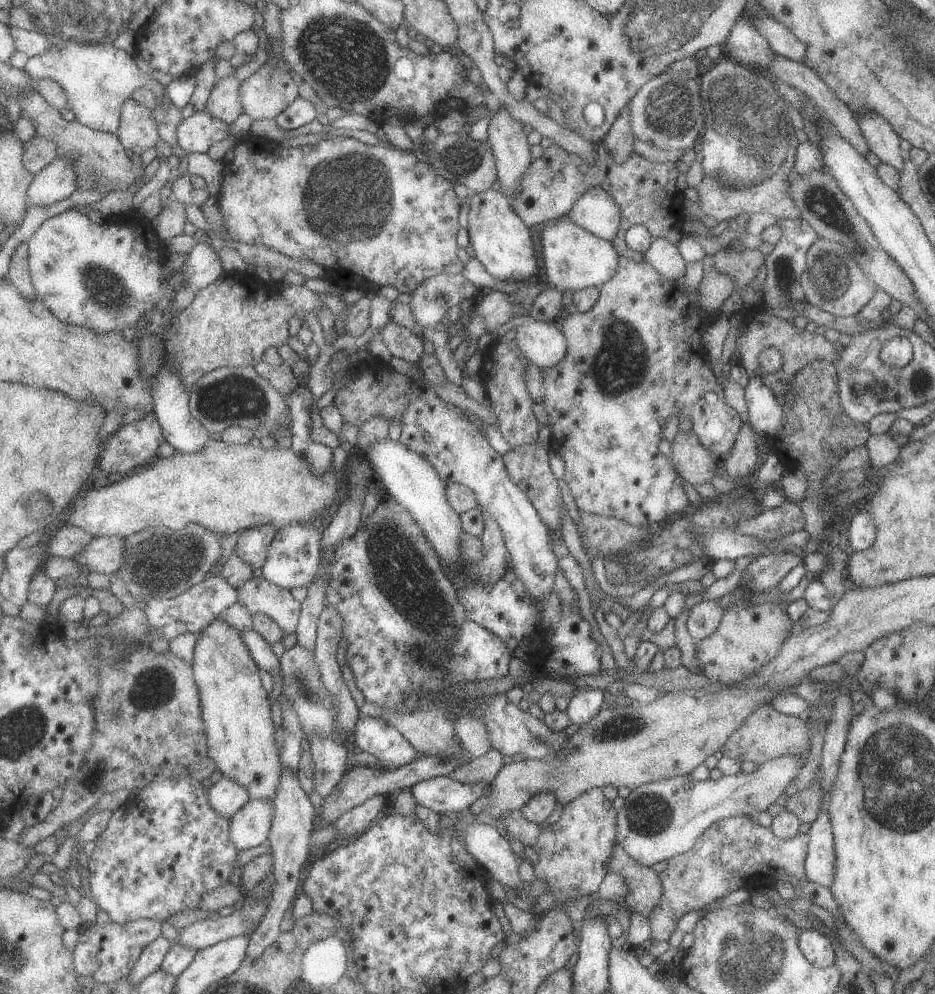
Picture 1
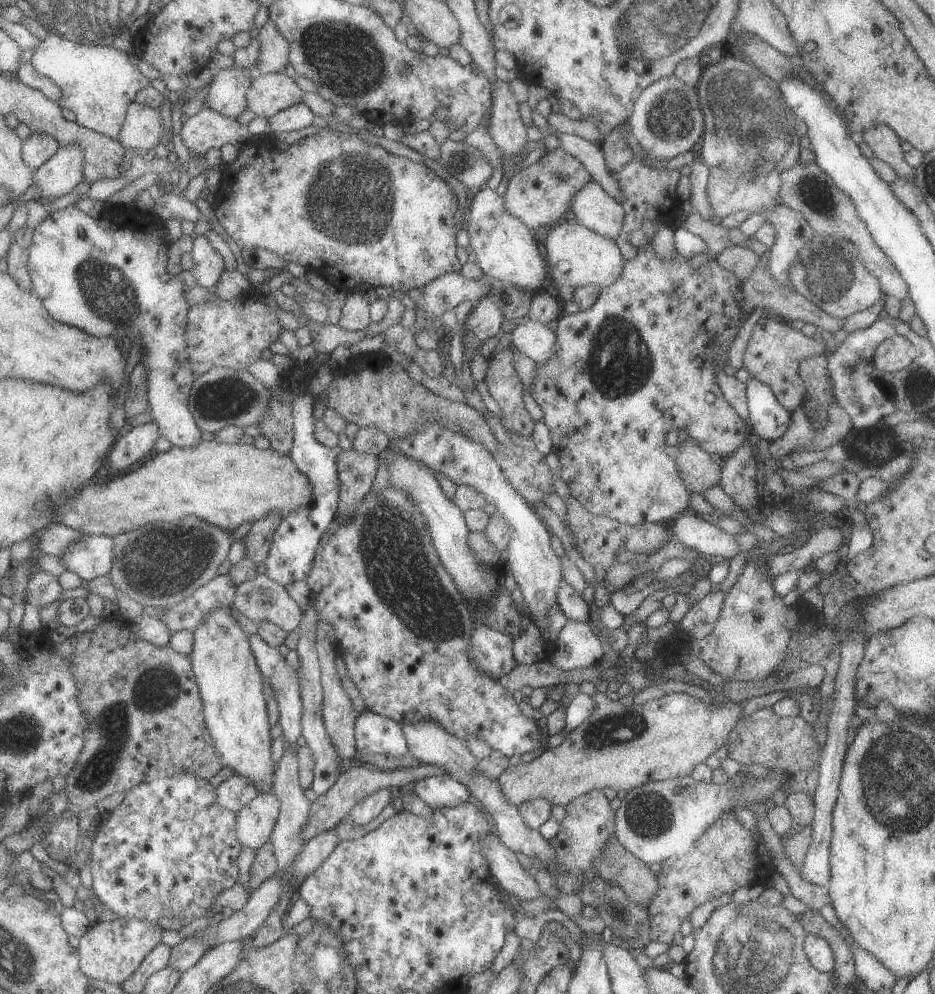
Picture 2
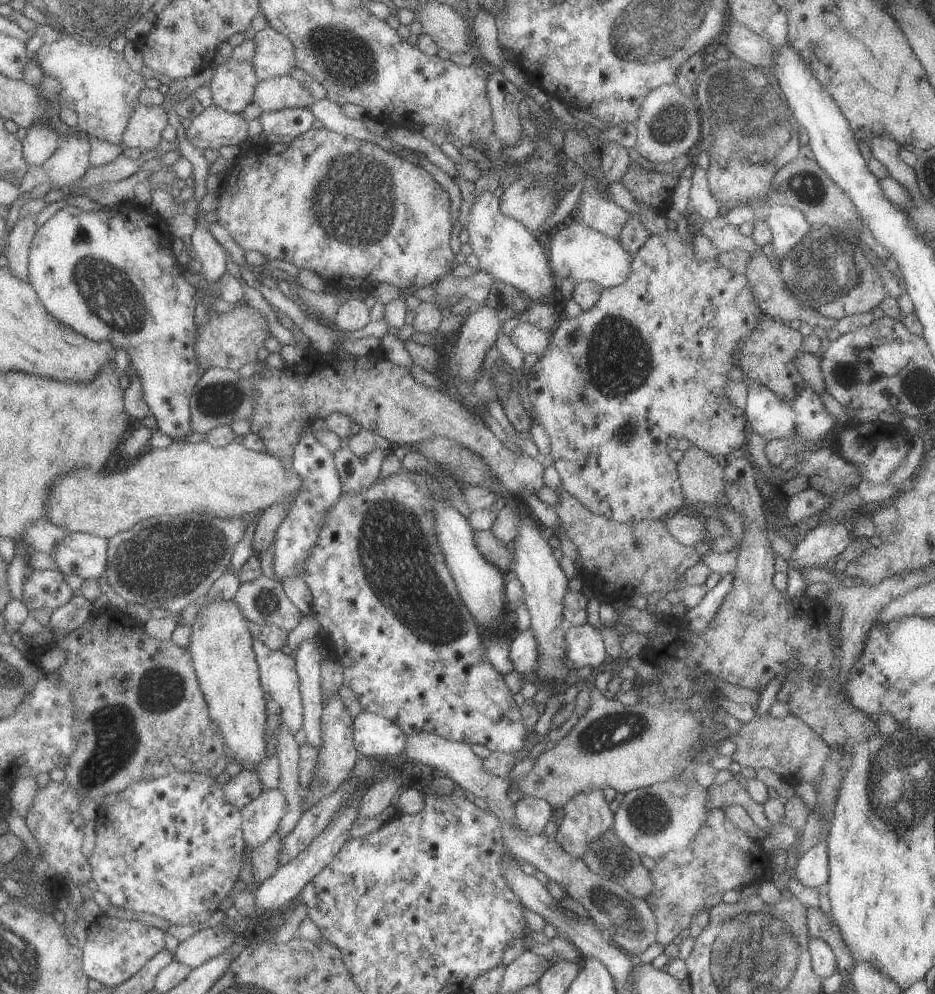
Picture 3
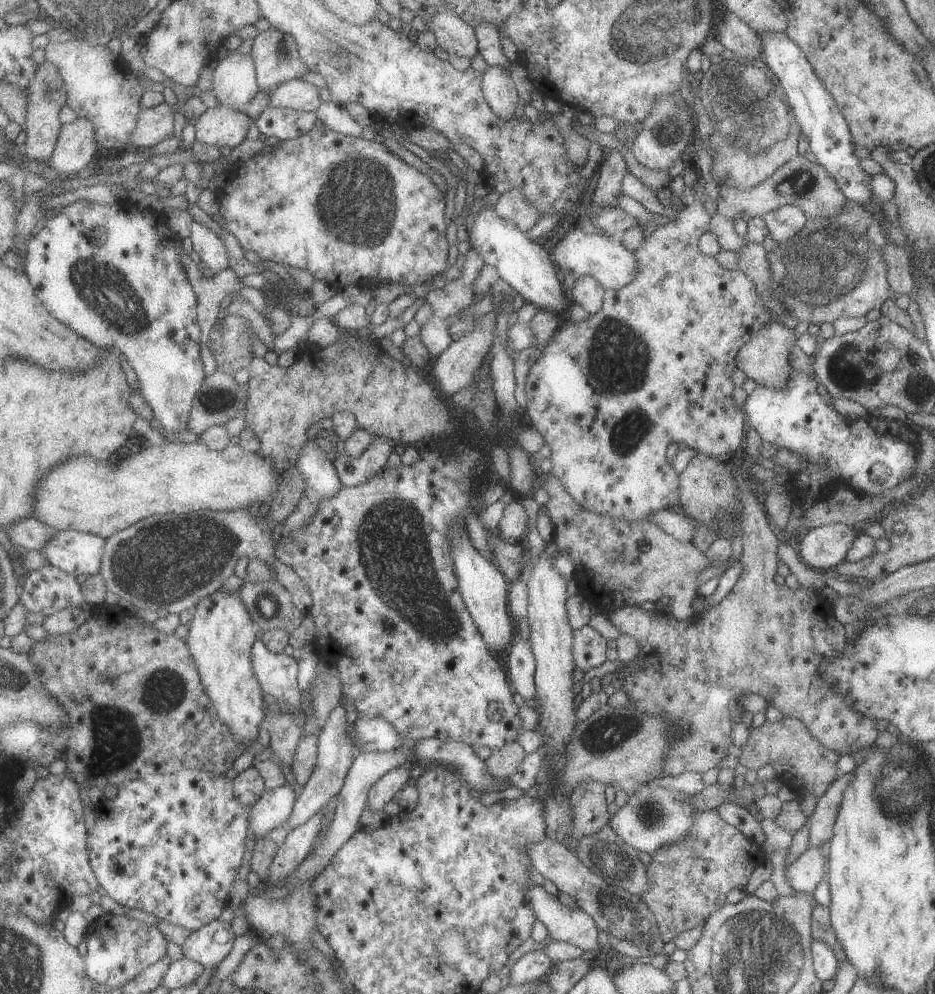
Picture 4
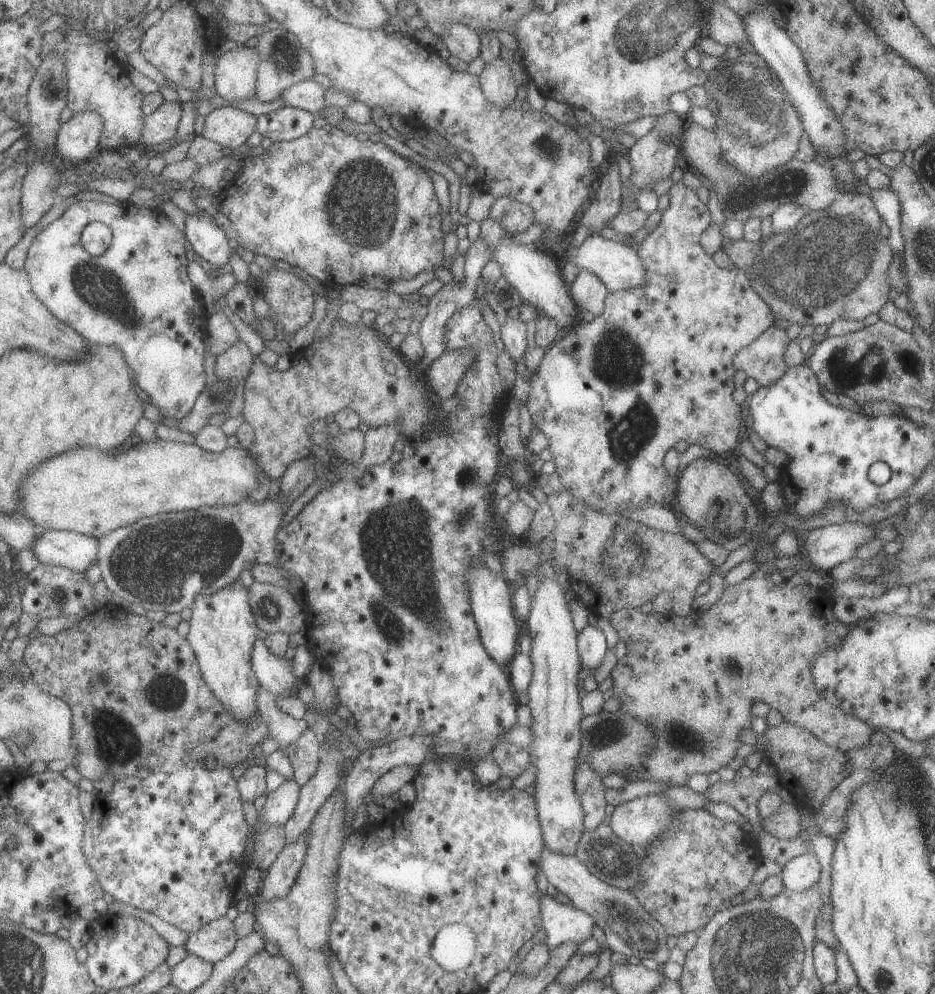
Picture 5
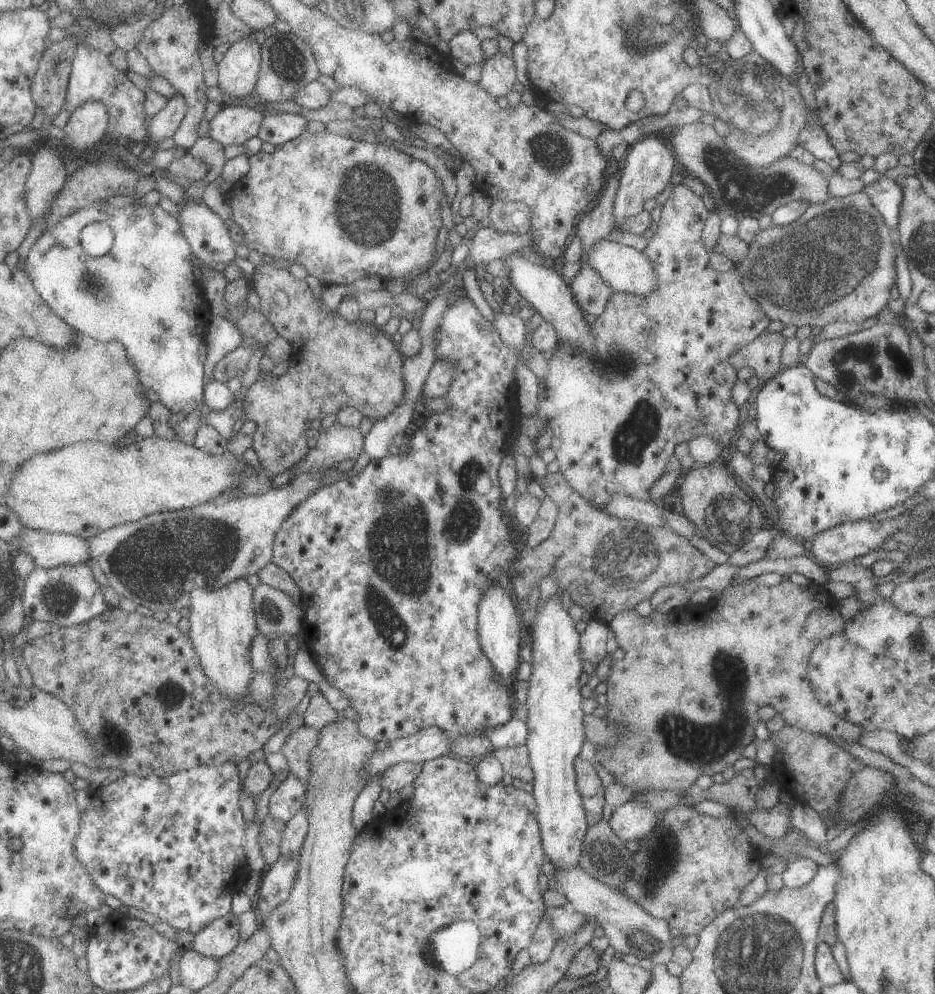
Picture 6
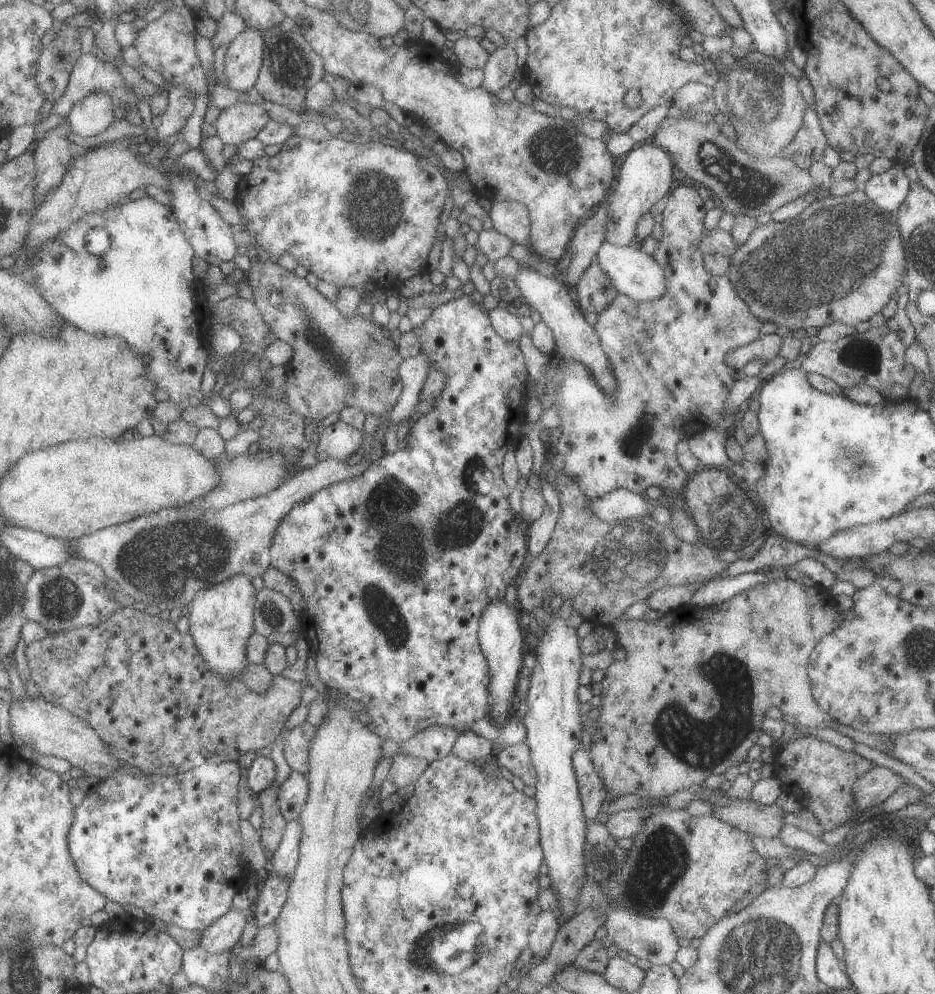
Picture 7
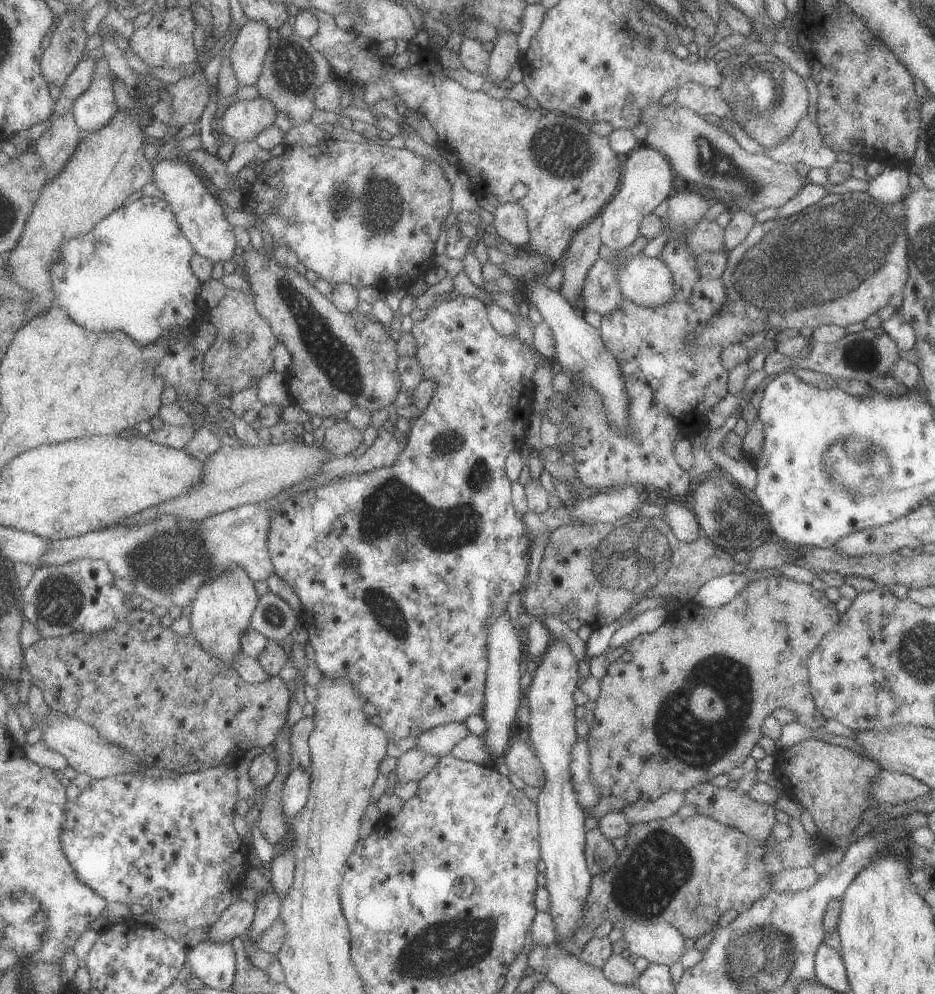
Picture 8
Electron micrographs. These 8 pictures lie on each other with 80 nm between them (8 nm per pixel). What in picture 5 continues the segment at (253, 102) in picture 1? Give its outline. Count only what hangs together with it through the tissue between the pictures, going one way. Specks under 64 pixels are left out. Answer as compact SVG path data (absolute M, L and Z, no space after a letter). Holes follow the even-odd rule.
M310 80L295 83L285 89L282 91L280 98L285 106L307 111L315 116L326 106L324 88Z

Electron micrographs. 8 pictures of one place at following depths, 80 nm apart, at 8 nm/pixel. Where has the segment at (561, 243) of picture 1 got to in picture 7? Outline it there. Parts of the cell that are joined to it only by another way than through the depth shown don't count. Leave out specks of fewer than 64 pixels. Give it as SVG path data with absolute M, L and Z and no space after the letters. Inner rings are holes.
M603 241L594 256L594 262L604 270L618 293L637 302L661 298L665 294L666 280L661 265L651 256L632 246L620 247Z

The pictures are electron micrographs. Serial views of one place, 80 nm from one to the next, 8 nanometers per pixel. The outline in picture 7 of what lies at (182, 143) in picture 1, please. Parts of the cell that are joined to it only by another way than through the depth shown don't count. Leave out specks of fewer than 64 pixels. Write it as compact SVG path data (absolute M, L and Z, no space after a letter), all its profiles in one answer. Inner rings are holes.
M239 101L221 109L213 127L223 145L238 145L255 139L269 119L261 105Z

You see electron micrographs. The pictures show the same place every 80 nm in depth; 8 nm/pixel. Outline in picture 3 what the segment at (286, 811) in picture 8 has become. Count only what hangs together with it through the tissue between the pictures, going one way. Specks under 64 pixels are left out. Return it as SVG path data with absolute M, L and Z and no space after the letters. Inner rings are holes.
M279 789L262 790L249 804L240 808L242 837L252 848L265 842L276 830L286 811L286 800Z

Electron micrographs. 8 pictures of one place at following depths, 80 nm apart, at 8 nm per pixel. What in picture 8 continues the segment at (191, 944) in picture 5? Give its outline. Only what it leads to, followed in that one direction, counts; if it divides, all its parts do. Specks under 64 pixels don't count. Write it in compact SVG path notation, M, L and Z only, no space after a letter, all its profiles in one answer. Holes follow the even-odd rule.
M233 900L220 914L220 917L208 928L204 929L208 939L220 943L231 942L234 936L245 936L254 917L255 902Z

